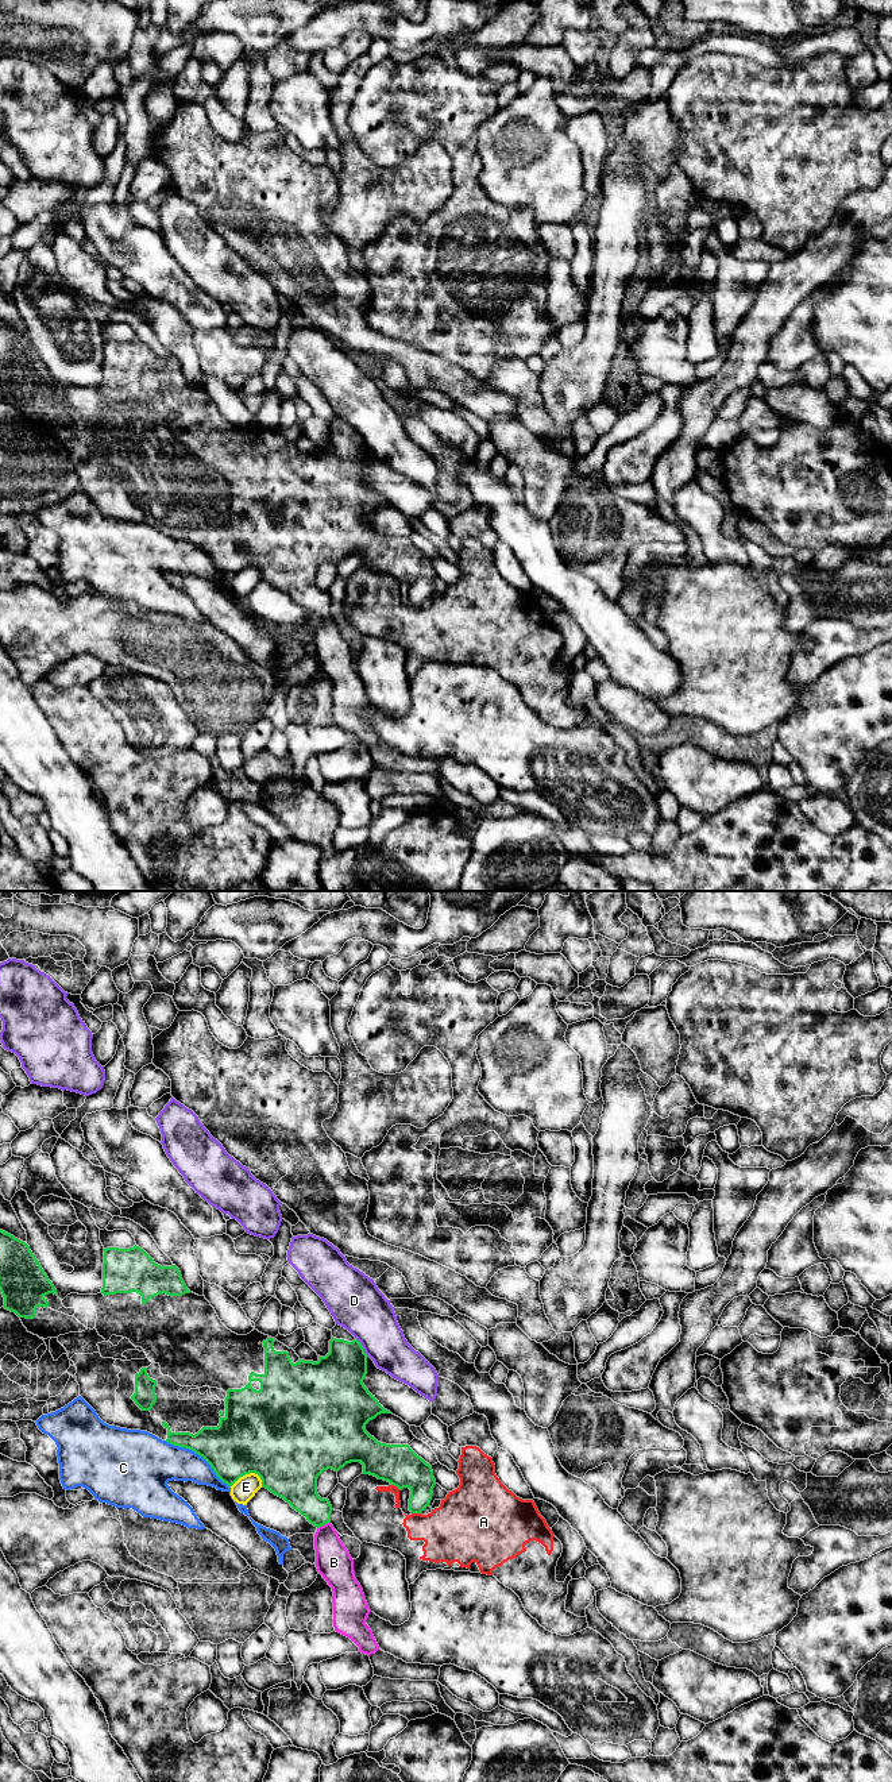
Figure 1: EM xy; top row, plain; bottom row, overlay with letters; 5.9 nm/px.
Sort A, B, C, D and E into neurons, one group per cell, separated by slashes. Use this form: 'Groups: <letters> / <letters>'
Groups: A / B / C / D / E

